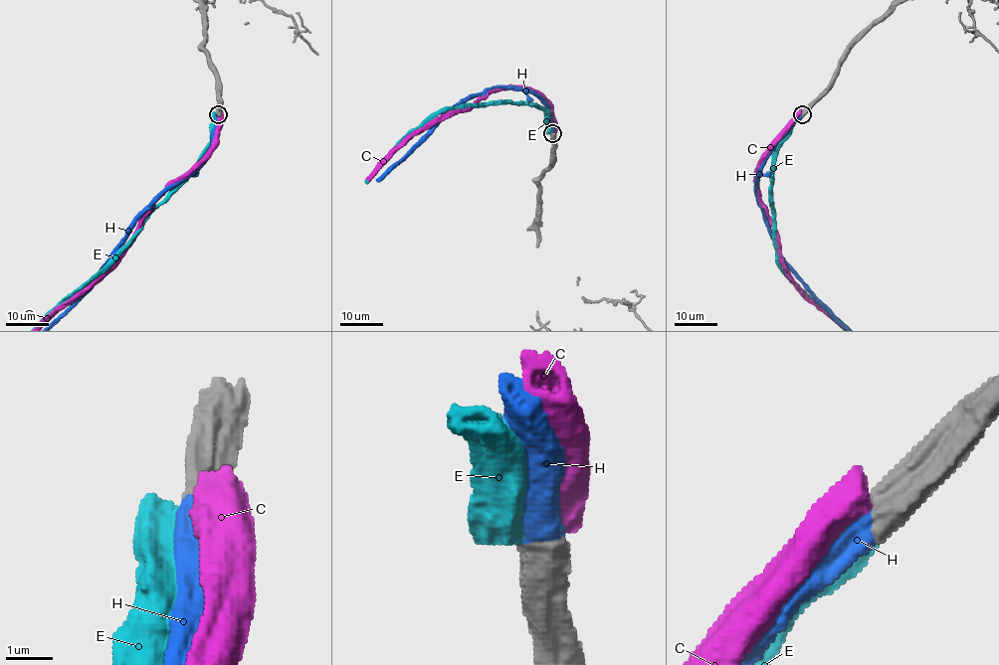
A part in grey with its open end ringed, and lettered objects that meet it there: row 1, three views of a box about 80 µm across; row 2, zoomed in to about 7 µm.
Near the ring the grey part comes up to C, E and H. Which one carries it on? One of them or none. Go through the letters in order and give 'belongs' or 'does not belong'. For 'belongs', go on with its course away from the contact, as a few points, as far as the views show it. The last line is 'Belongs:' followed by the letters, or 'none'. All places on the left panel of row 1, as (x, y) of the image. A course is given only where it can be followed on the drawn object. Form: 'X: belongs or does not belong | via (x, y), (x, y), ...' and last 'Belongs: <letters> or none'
C: does not belong
E: does not belong
H: belongs
Belongs: H

